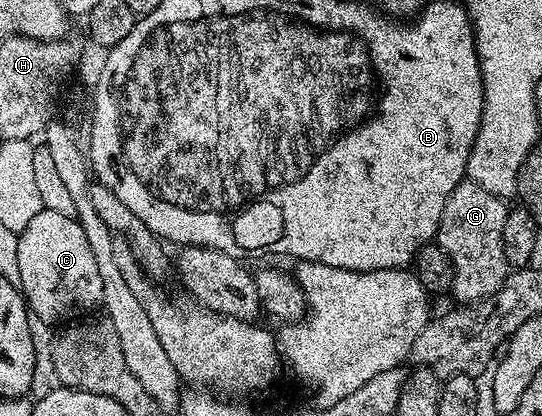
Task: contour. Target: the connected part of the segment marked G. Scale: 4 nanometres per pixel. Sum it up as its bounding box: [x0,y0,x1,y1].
[434,179,510,303]

